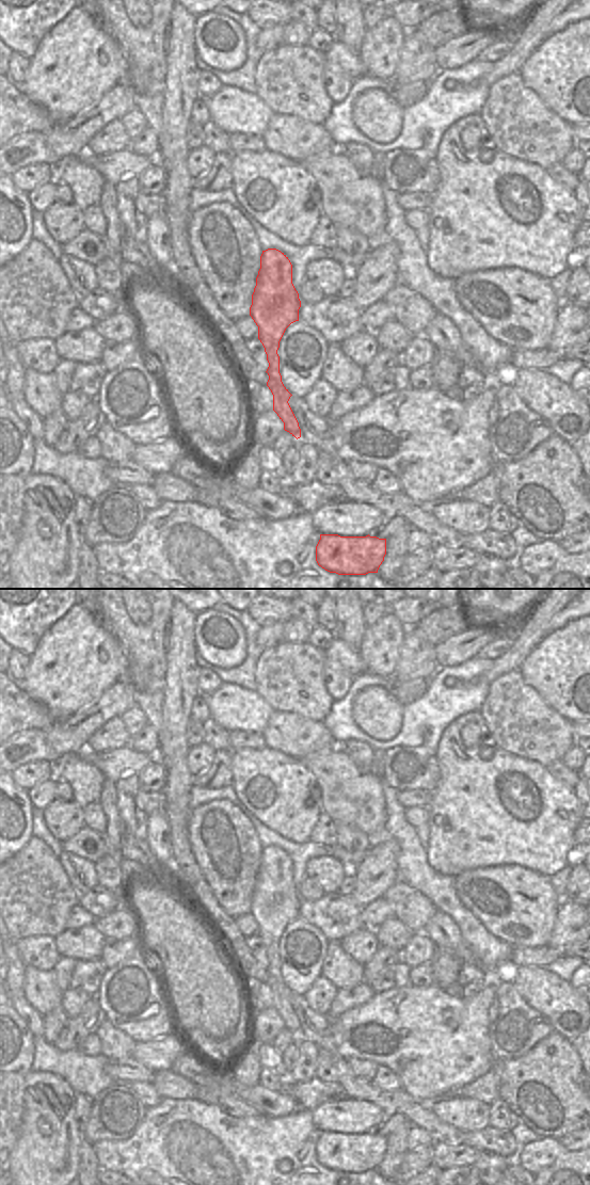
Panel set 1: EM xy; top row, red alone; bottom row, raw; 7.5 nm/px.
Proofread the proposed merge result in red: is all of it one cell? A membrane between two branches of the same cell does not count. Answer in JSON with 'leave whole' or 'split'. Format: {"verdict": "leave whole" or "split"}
{"verdict": "leave whole"}

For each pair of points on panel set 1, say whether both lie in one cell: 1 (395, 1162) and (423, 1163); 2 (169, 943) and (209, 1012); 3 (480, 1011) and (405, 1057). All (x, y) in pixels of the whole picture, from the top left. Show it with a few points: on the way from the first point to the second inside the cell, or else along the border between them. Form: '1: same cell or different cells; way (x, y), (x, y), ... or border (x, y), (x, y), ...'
1: different cells; border (408, 1151), (396, 1173)
2: same cell; way (186, 960), (192, 966), (204, 991), (208, 995)
3: same cell; way (462, 1023), (455, 1026), (440, 1041), (424, 1041)

